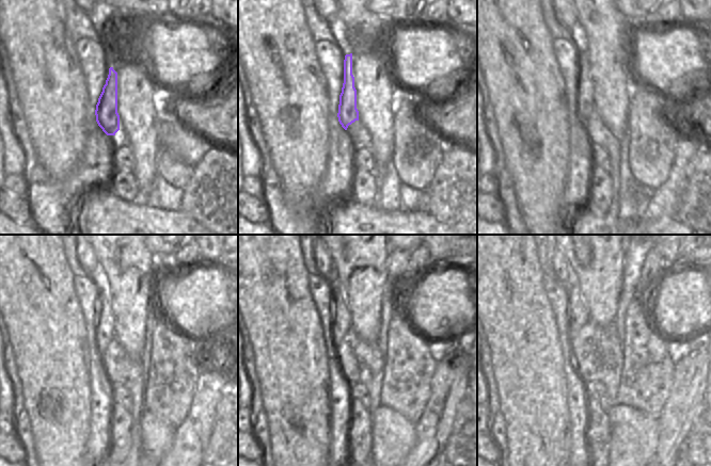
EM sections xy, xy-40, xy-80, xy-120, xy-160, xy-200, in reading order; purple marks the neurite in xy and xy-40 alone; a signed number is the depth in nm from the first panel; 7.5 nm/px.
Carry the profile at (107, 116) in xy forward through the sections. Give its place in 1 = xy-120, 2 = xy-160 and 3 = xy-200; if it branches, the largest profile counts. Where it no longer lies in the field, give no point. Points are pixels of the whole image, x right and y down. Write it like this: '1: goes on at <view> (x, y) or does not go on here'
1: goes on at xy-120 (105, 333)
2: goes on at xy-160 (341, 322)
3: goes on at xy-200 (579, 315)

